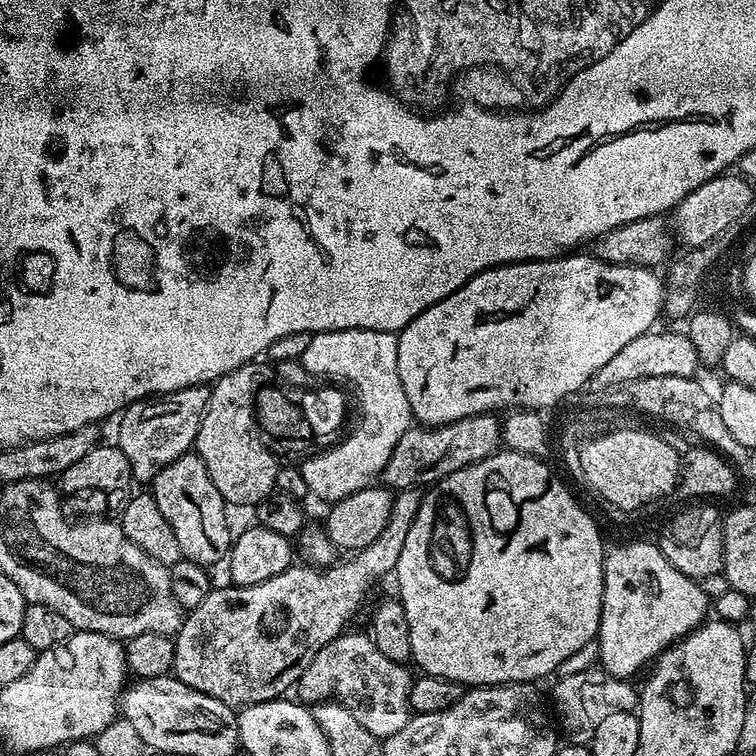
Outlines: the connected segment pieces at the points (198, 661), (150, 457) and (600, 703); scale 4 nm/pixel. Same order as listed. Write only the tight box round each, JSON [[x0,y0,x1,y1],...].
[[171,488,421,710],[115,384,209,485],[552,669,639,745]]

